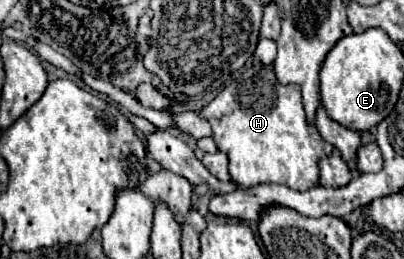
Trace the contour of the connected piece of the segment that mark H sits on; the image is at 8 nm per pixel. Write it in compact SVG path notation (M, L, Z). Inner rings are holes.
M262 65L260 71L232 81L202 109L202 115L212 125L218 149L230 159L232 181L242 187L280 183L306 191L318 185L318 159L332 155L334 149L306 119L300 87L278 83L272 65Z

